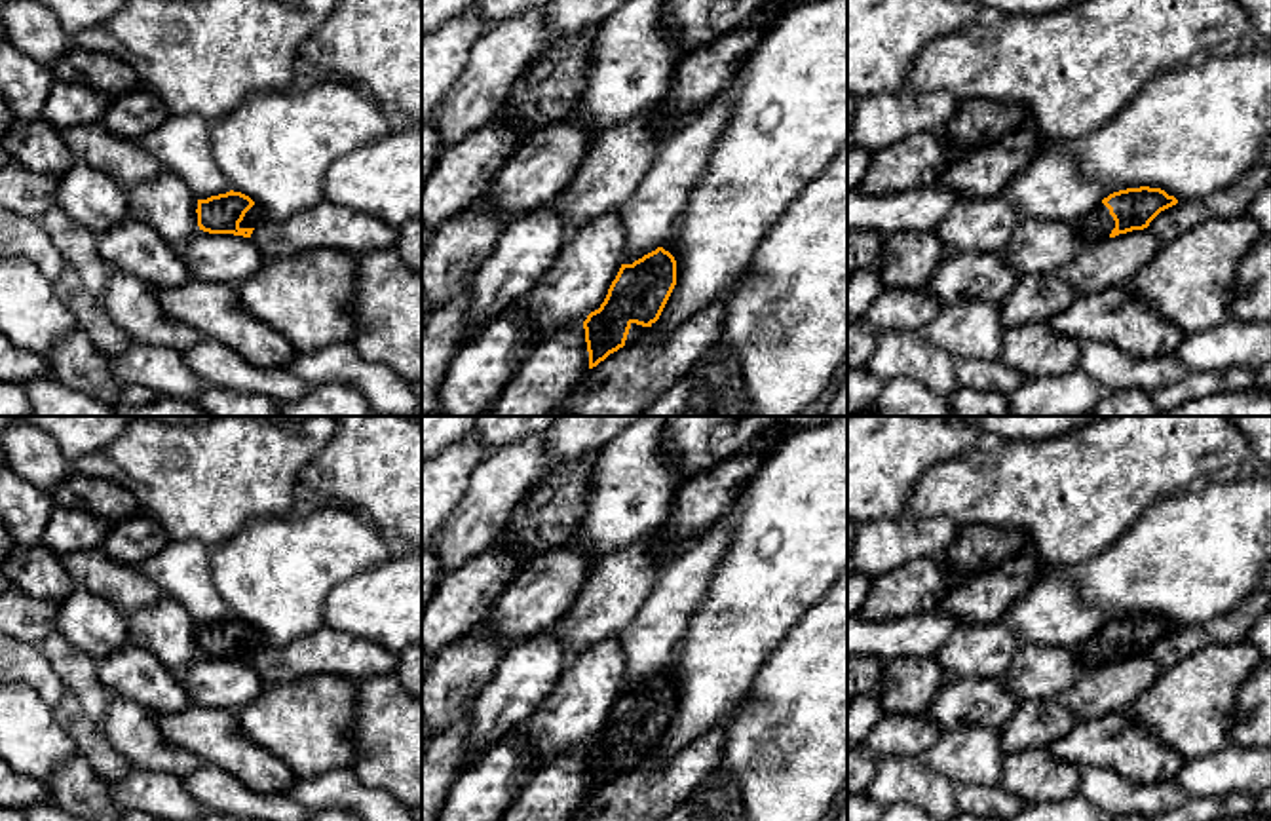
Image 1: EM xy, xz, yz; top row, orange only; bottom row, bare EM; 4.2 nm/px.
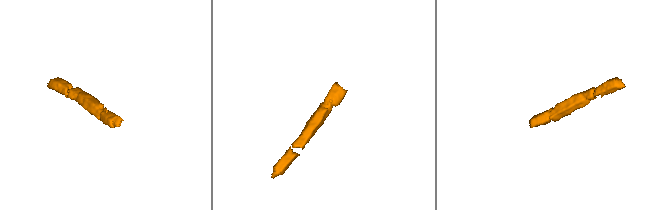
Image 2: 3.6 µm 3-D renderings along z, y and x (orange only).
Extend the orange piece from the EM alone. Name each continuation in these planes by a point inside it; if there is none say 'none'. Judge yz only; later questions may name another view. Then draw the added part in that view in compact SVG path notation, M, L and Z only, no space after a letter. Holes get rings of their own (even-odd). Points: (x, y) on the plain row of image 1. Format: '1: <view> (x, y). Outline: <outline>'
1: yz (1097, 650). Outline: M1100 629L1096 631L1091 639L1087 639L1085 642L1081 642L1075 648L1079 661L1083 665L1083 669L1096 669L1100 665L1108 665L1111 656L1115 654L1115 646L1110 640L1110 635Z

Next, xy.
1: xy (255, 641). Outline: M255 629L245 639L243 646L239 648L239 654L255 654L256 650L260 650L262 646L268 646L268 644L270 644L268 639L260 631Z

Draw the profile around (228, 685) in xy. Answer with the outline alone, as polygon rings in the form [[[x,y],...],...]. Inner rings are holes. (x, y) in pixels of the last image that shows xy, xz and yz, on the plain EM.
[[[198,656],[177,678],[190,703],[232,713],[253,703],[268,686],[251,663],[203,656]]]

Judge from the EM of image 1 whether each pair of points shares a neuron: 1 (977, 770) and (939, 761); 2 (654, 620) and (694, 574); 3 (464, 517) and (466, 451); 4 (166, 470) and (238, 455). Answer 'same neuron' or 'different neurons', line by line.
1: same neuron
2: same neuron
3: different neurons
4: same neuron

